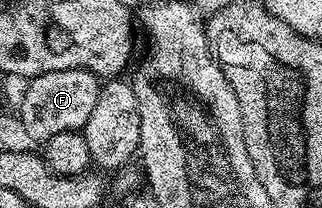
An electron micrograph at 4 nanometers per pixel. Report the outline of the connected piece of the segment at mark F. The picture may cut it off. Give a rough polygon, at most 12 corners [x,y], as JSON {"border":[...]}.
{"border":[[83,69],[24,84],[21,127],[44,141],[81,131],[102,80]]}

